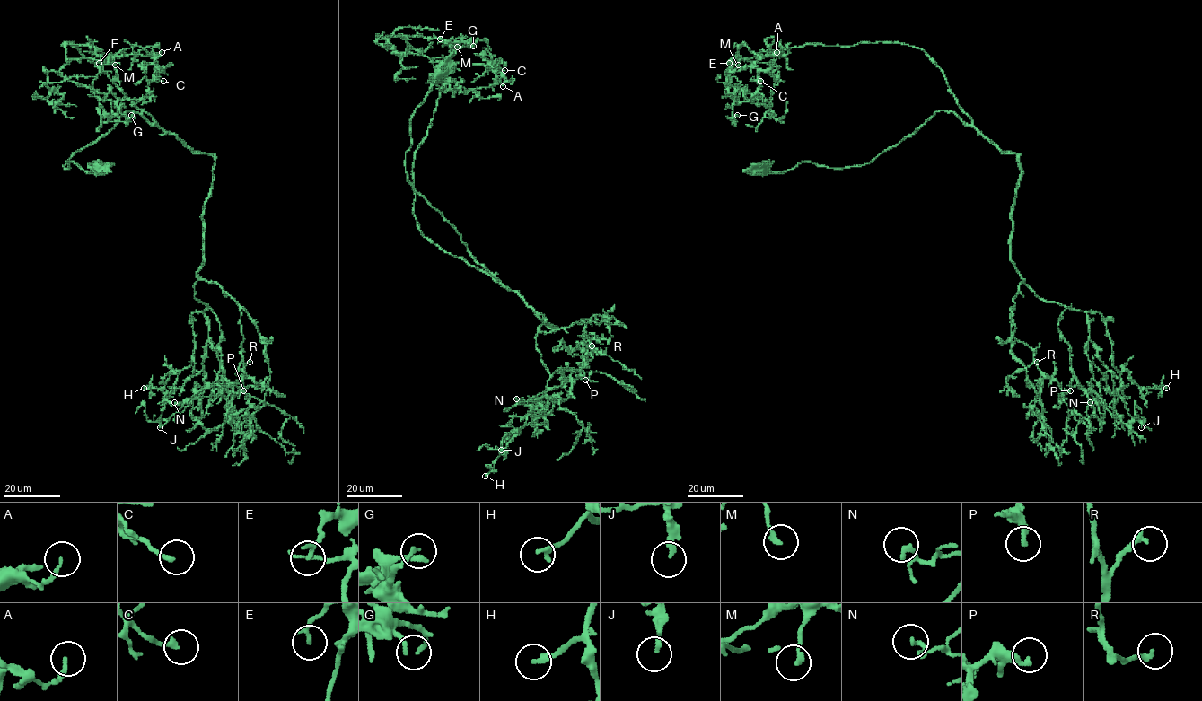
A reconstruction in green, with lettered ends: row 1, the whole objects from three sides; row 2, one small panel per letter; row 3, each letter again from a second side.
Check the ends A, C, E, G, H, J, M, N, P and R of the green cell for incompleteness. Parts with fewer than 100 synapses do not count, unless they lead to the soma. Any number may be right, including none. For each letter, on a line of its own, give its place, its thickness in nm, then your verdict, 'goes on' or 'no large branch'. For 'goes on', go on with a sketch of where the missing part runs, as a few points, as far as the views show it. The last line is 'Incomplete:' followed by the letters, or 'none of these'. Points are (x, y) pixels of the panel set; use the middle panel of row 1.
A: at (503, 86); 180 nm thick; no large branch
C: at (504, 70); 200 nm thick; no large branch
E: at (440, 39); 170 nm thick; no large branch
G: at (473, 46); 160 nm thick; no large branch
H: at (485, 476); 240 nm thick; no large branch
J: at (501, 450); 220 nm thick; no large branch
M: at (457, 47); 200 nm thick; no large branch
N: at (516, 398); 150 nm thick; no large branch
P: at (585, 380); 280 nm thick; no large branch
R: at (592, 346); 200 nm thick; no large branch
Incomplete: none of these

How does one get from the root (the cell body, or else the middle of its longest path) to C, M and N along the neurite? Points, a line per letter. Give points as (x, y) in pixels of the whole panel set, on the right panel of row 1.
C: (758, 169), (859, 167), (937, 111), (972, 126), (903, 43), (769, 47), (782, 55), (756, 63), (760, 81)
M: (758, 169), (859, 167), (937, 111), (972, 119), (935, 63), (903, 43), (809, 43), (760, 51), (738, 65)
N: (758, 169), (859, 167), (940, 110), (1017, 153), (1011, 259), (1066, 308), (1070, 385), (1090, 402)

